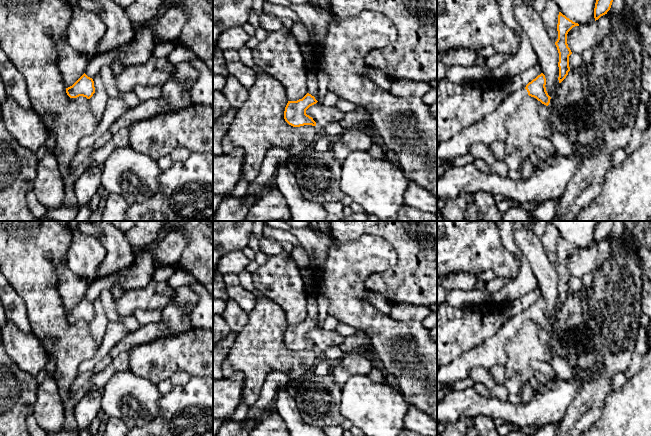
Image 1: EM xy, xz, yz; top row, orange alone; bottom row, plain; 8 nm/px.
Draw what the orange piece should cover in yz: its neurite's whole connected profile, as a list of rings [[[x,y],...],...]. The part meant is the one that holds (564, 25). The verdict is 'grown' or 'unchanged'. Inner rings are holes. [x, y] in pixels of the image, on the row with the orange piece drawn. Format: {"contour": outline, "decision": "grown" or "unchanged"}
{"contour": [[[559,12],[557,24],[558,39],[555,42],[559,53],[559,83],[561,83],[566,78],[568,72],[570,71],[569,56],[572,54],[572,52],[567,44],[567,34],[575,26],[579,26],[579,24],[573,22],[561,12]]], "decision": "unchanged"}

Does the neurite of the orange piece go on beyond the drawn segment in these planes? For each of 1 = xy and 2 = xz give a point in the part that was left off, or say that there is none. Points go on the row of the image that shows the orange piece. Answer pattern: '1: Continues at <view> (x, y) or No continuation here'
1: No continuation here
2: No continuation here

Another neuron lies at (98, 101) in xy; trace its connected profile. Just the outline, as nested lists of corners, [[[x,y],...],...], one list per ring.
[[[99,74],[96,77],[94,77],[93,81],[94,81],[95,93],[89,99],[89,103],[90,103],[90,108],[93,111],[93,114],[100,122],[103,117],[106,103],[109,97],[106,93],[106,89]]]

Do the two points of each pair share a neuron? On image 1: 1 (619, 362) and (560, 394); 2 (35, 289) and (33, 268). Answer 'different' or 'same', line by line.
1: different
2: same

